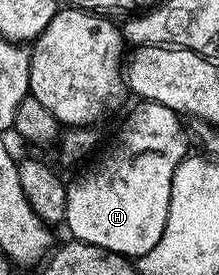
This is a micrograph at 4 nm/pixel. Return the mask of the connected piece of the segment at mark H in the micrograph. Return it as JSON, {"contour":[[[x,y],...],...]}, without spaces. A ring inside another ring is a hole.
{"contour":[[[139,100],[138,106],[126,117],[126,122],[118,129],[110,150],[98,161],[95,169],[86,169],[66,187],[65,228],[70,228],[69,236],[75,241],[95,244],[129,259],[143,257],[164,235],[164,223],[168,223],[168,207],[172,195],[172,175],[174,169],[188,155],[186,149],[191,138],[188,129],[182,126],[183,118],[164,107],[164,103]]]}

